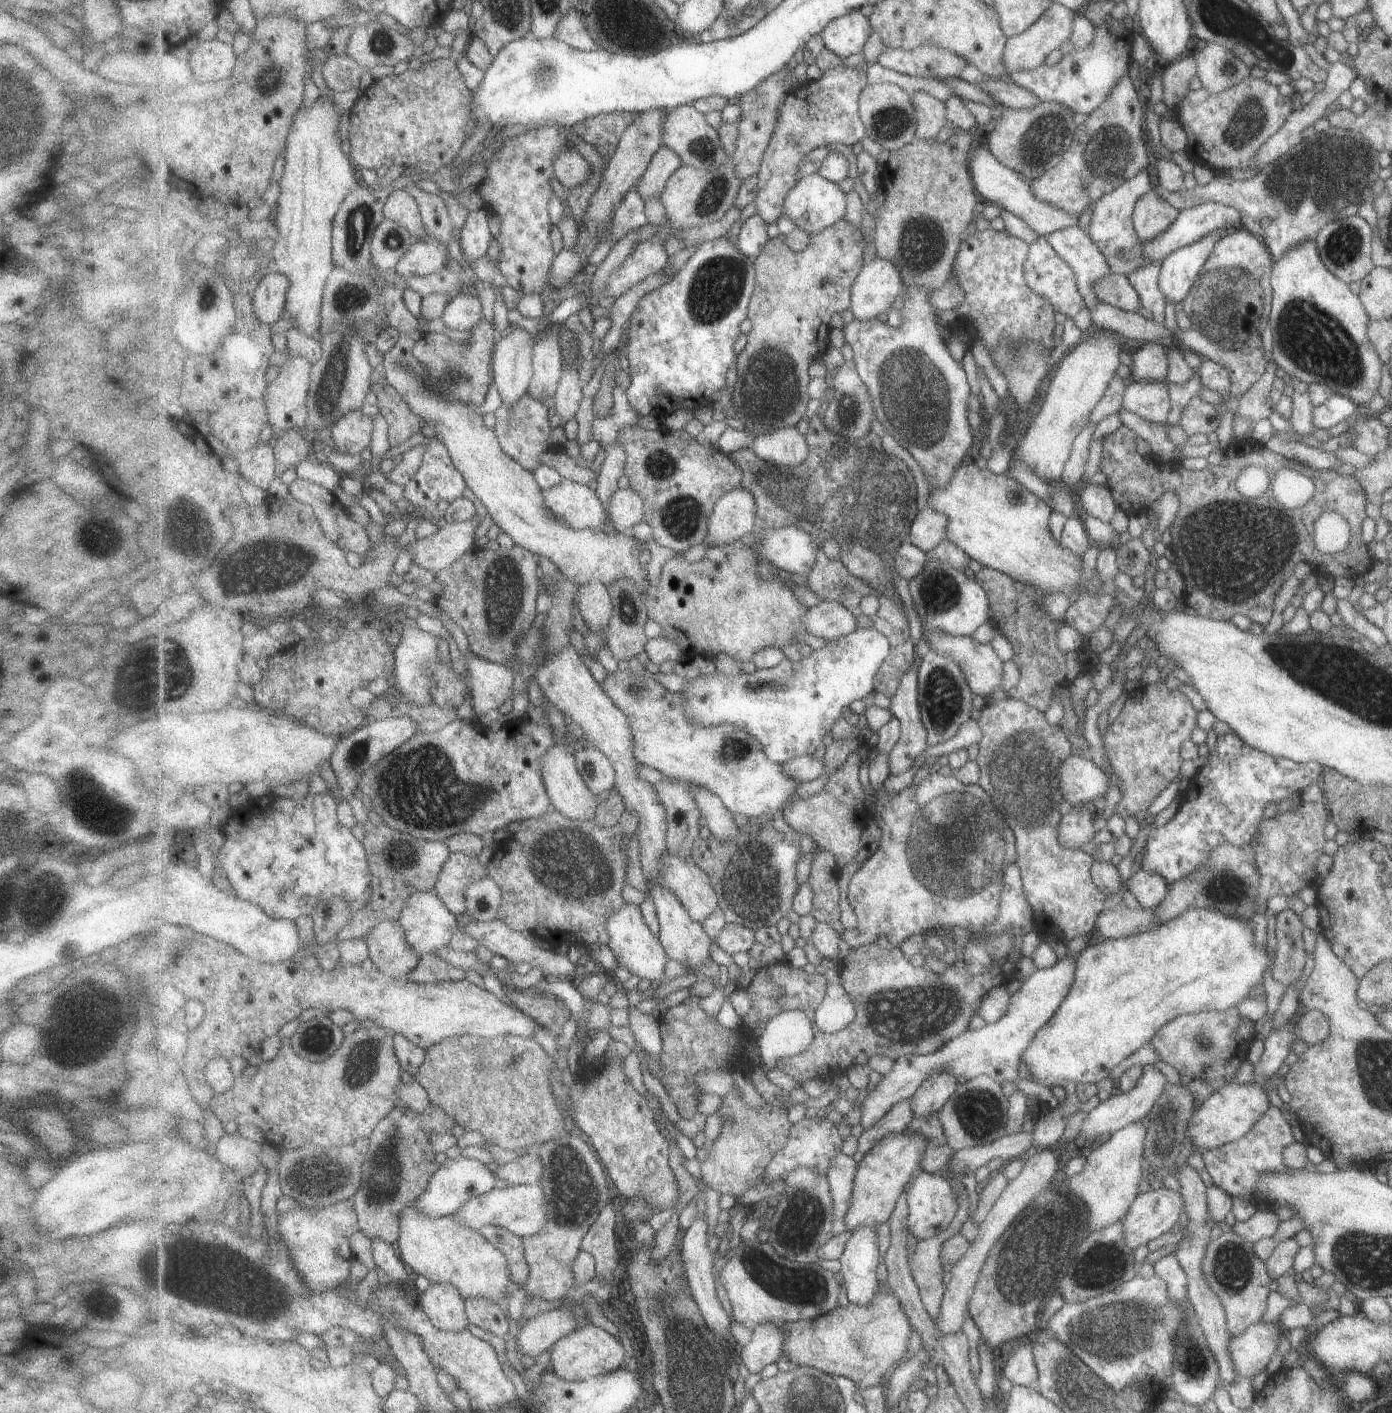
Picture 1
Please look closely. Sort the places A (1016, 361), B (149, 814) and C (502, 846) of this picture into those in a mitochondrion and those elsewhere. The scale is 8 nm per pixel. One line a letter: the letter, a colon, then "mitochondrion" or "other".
A: mitochondrion
B: other
C: other

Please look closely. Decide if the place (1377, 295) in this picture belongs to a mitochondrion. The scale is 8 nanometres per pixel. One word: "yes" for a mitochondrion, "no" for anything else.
no

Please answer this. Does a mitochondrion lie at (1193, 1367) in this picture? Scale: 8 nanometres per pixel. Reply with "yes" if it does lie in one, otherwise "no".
yes

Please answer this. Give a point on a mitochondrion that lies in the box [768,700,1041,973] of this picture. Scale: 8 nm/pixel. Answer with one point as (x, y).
(939, 858)

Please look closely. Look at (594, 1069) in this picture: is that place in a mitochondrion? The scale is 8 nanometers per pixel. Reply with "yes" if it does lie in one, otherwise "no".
no

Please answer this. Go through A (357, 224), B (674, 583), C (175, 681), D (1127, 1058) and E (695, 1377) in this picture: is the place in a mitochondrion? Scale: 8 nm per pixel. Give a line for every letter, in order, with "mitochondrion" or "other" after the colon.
A: mitochondrion
B: other
C: mitochondrion
D: other
E: mitochondrion

